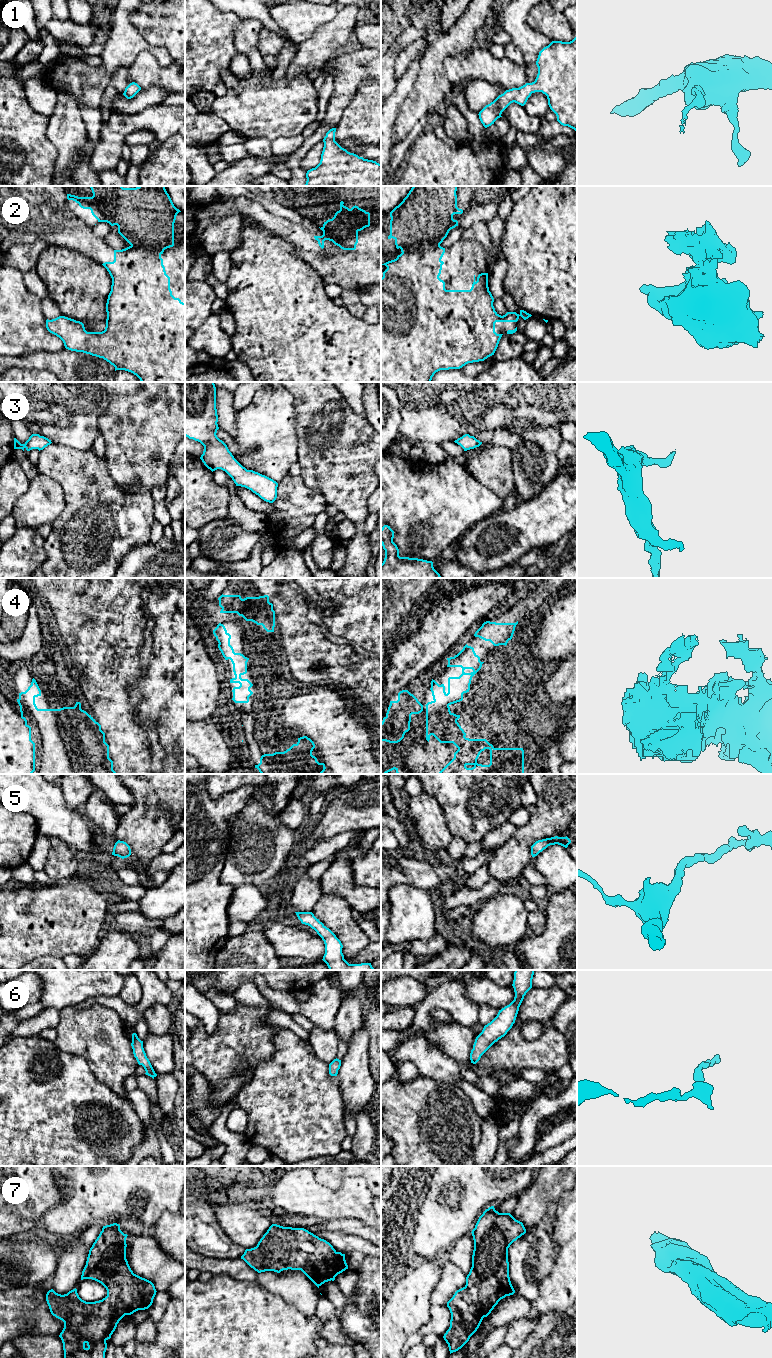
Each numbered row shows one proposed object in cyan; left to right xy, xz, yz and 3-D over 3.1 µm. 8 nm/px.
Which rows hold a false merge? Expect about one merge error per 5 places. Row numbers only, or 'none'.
2

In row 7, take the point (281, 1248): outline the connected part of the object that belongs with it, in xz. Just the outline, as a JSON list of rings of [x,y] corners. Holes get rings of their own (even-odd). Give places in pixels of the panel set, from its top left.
[[[272,1224],[258,1242],[257,1246],[246,1249],[241,1256],[251,1268],[258,1273],[283,1270],[301,1270],[318,1288],[348,1269],[345,1254],[337,1252],[324,1239],[319,1238],[304,1228],[283,1227]]]

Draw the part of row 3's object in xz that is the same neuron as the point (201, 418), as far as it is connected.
[[[185,382],[185,436],[204,446],[200,459],[212,472],[221,469],[234,481],[236,486],[245,487],[266,502],[273,503],[277,498],[278,483],[273,479],[243,467],[229,451],[227,445],[216,433],[218,427],[216,409],[216,387],[214,382]]]

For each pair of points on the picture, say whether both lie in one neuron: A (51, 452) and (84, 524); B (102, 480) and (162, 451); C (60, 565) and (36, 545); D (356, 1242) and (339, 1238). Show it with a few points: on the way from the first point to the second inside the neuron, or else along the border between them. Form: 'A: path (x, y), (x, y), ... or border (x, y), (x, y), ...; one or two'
A: path (69, 470), (84, 485), (84, 506); one
B: border (104, 457), (106, 468), (111, 477), (128, 492); two
C: border (45, 539), (45, 560), (40, 567); two
D: path (352, 1242), (343, 1242); one

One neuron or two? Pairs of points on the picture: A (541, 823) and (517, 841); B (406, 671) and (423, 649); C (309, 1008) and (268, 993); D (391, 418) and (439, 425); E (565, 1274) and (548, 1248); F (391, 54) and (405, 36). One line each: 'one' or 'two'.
A: one
B: one
C: one
D: two
E: two
F: one

